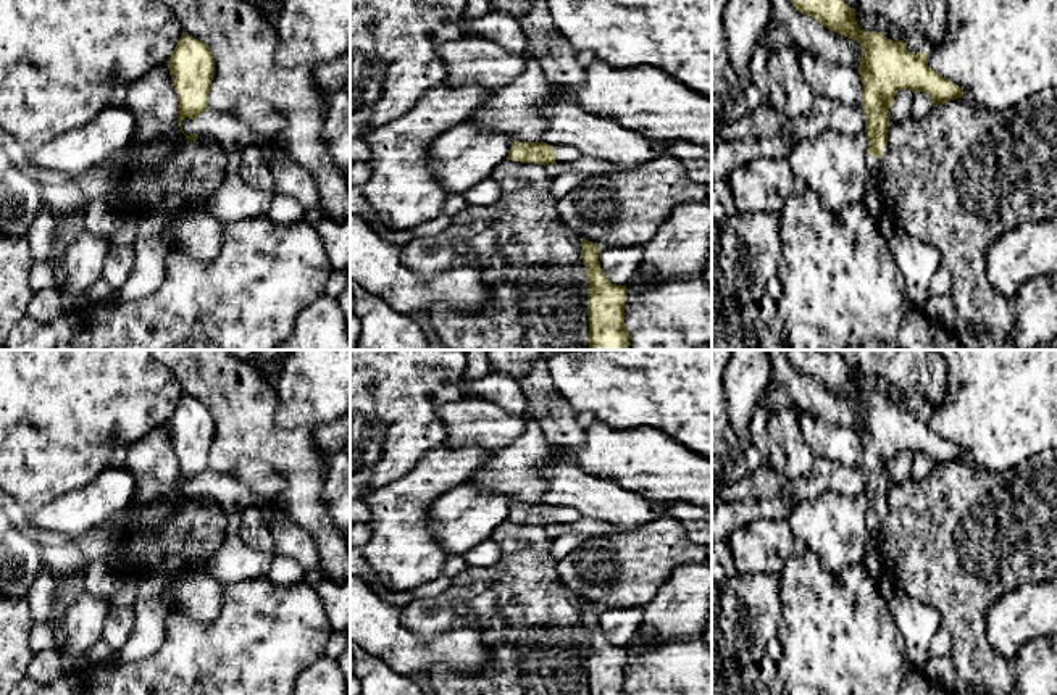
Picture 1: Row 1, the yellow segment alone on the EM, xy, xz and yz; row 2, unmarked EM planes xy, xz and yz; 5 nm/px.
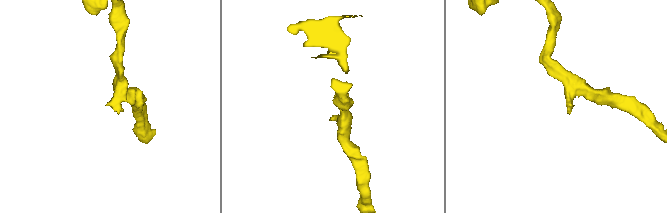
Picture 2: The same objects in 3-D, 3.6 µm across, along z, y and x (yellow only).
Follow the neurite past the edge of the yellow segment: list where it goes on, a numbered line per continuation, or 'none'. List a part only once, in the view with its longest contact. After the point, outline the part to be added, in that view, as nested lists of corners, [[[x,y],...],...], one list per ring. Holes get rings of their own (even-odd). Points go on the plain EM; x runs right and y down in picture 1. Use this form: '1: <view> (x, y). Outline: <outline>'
1: yz (873, 526). Outline: [[[888,506],[883,508],[883,518],[881,519],[873,519],[873,518],[870,518],[867,514],[865,522],[867,522],[867,529],[868,529],[871,537],[878,537],[879,535],[881,526],[883,526],[883,522],[884,522],[888,514],[889,514]]]

